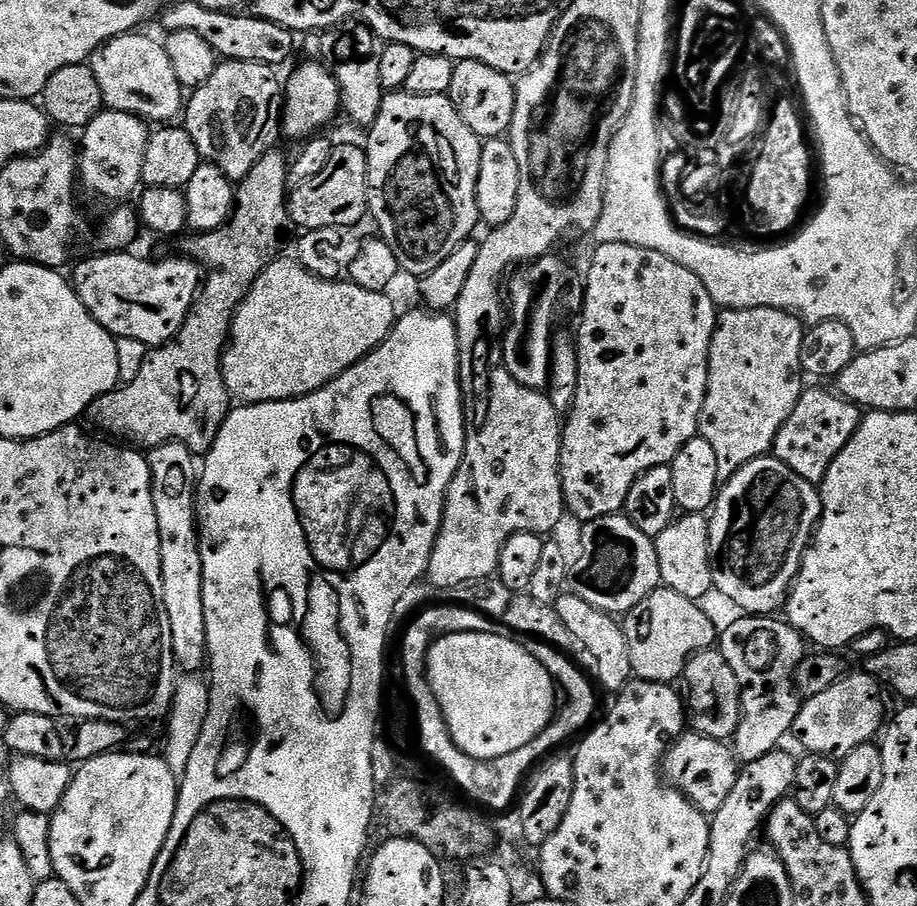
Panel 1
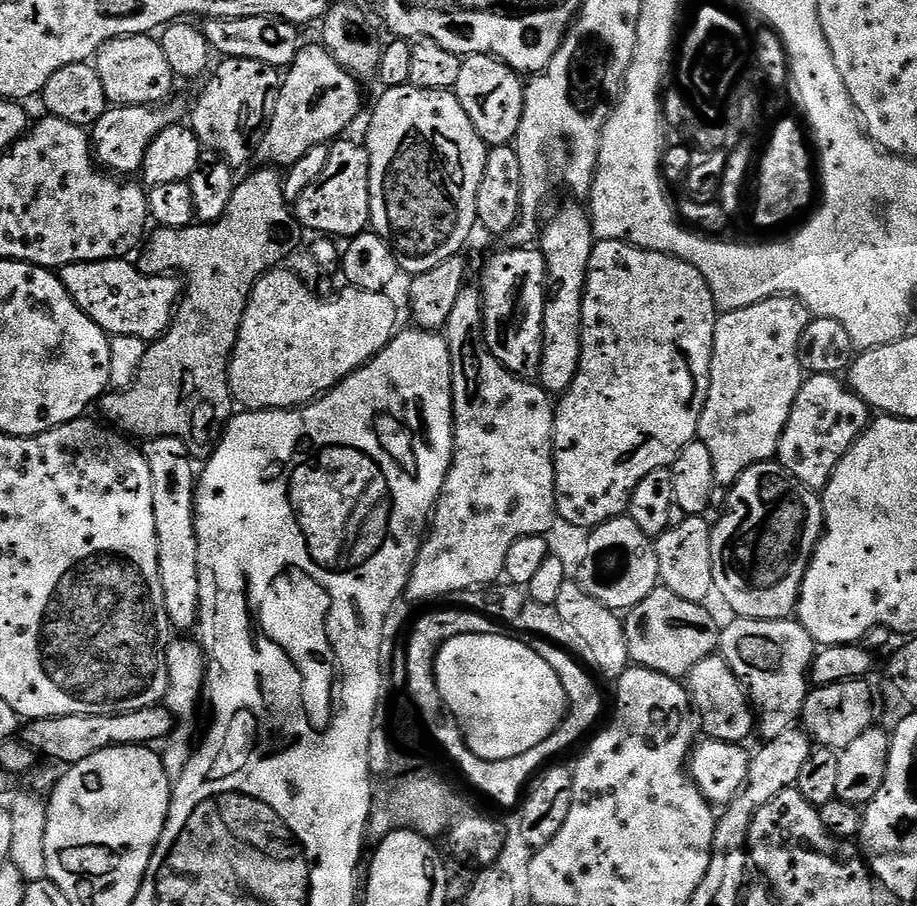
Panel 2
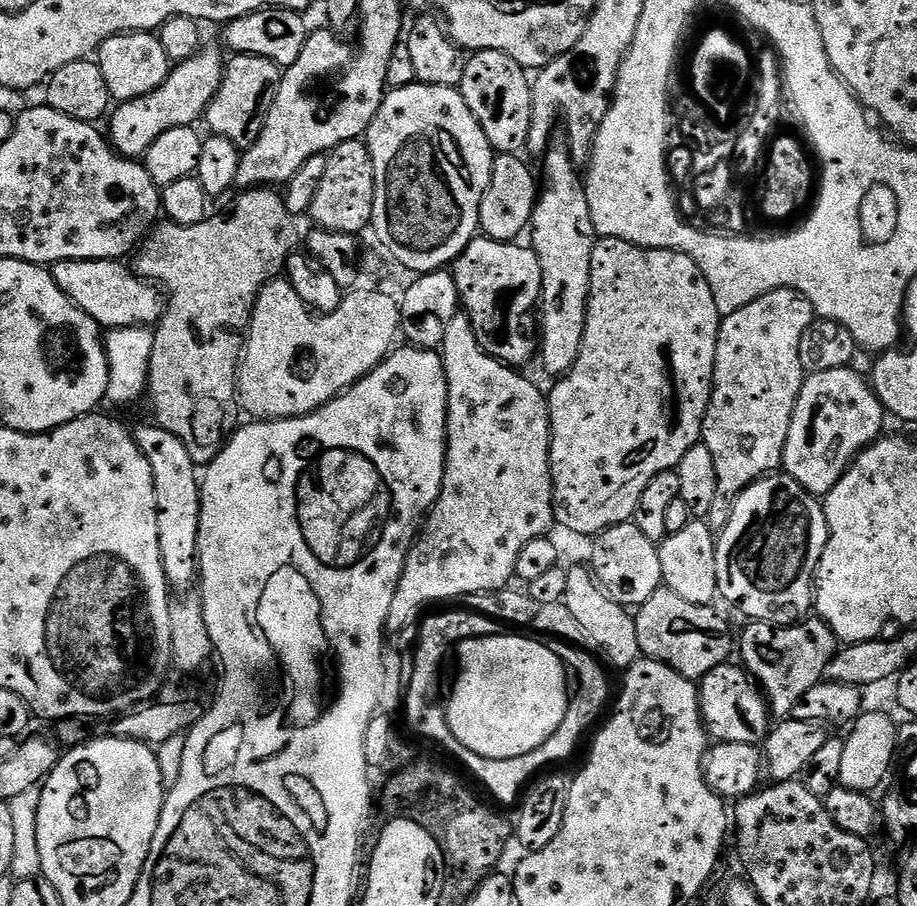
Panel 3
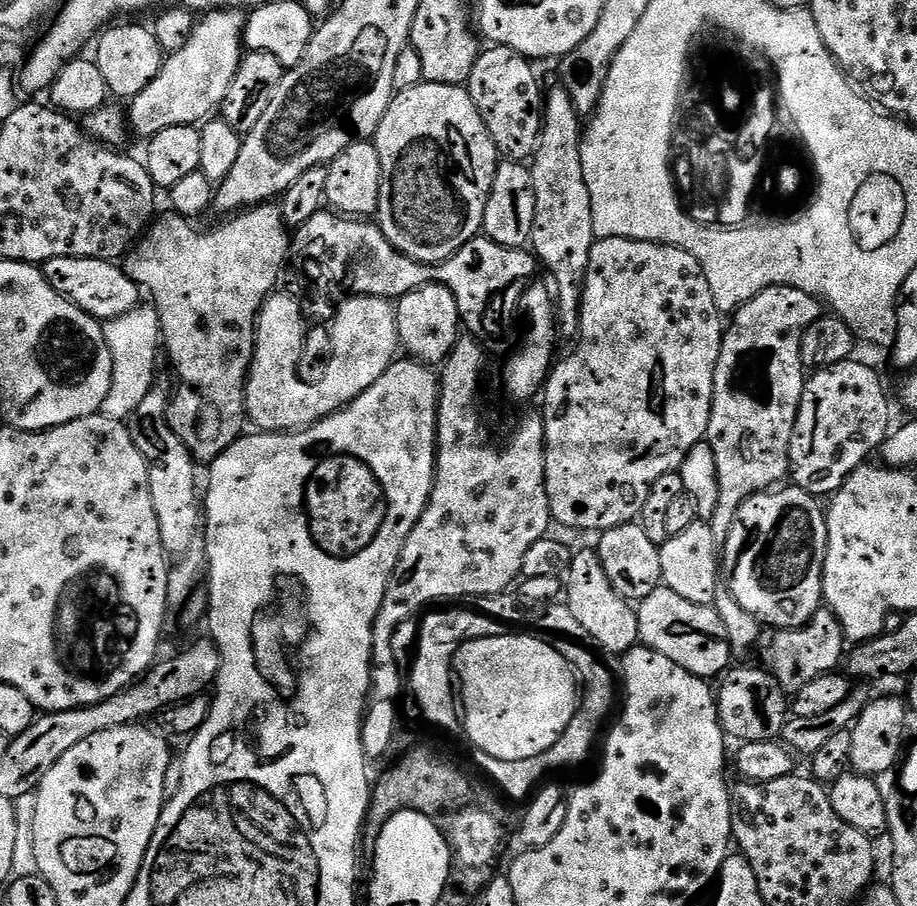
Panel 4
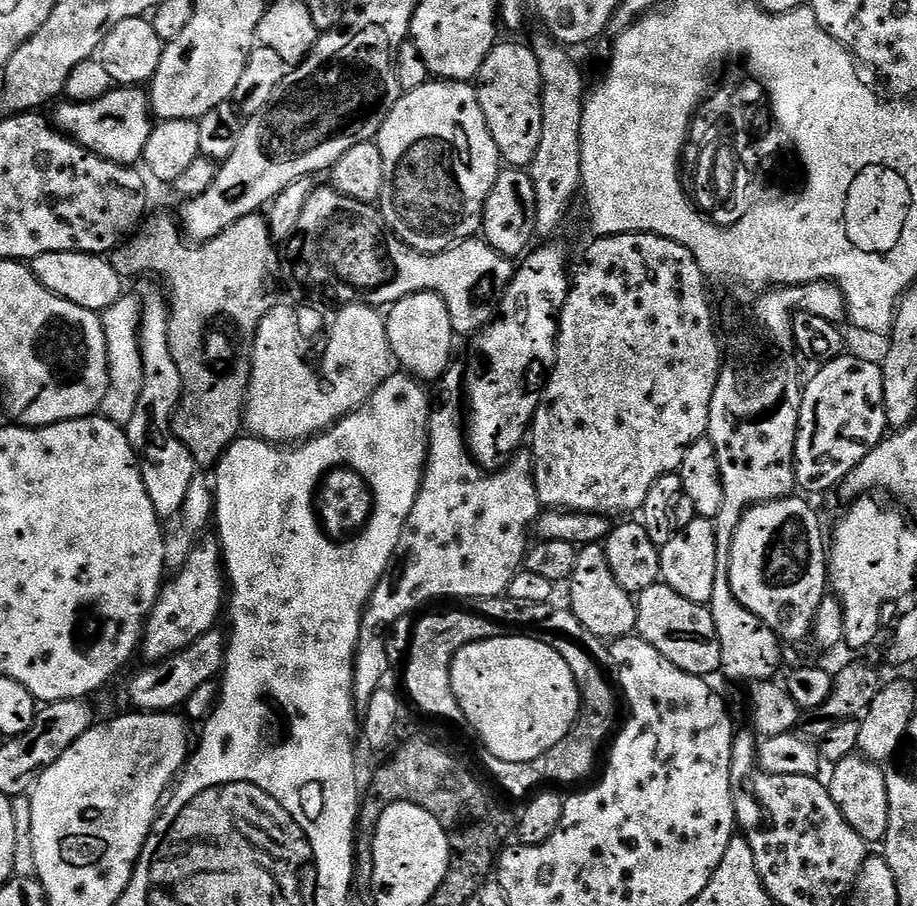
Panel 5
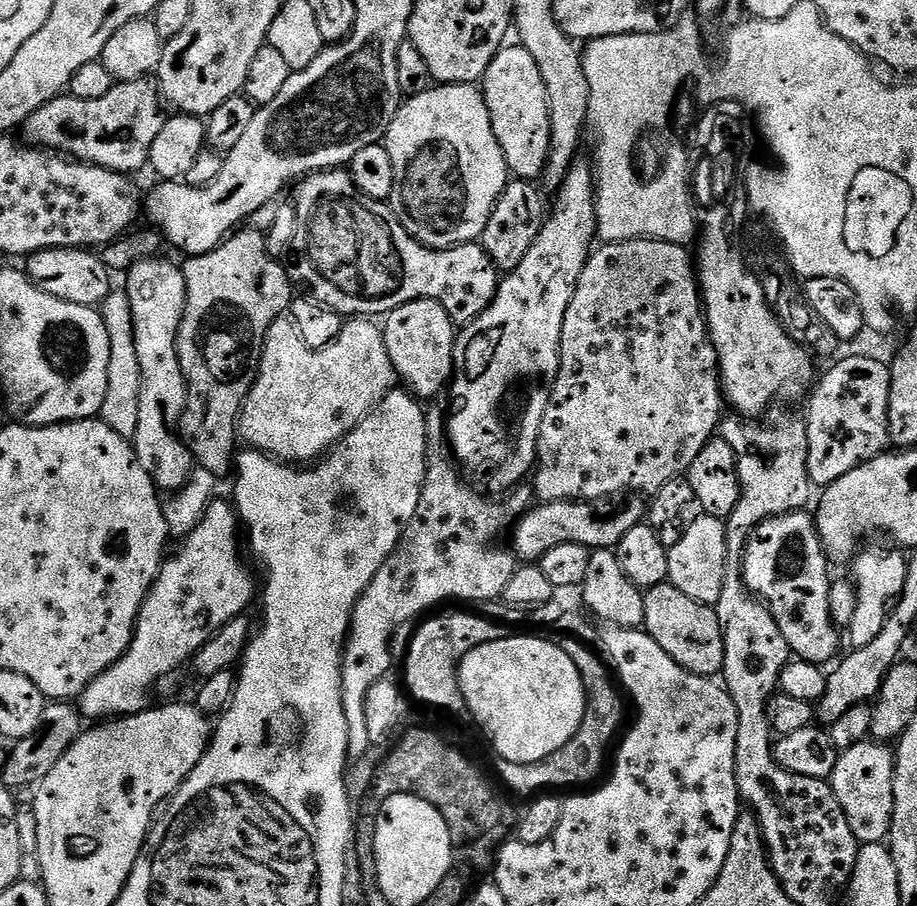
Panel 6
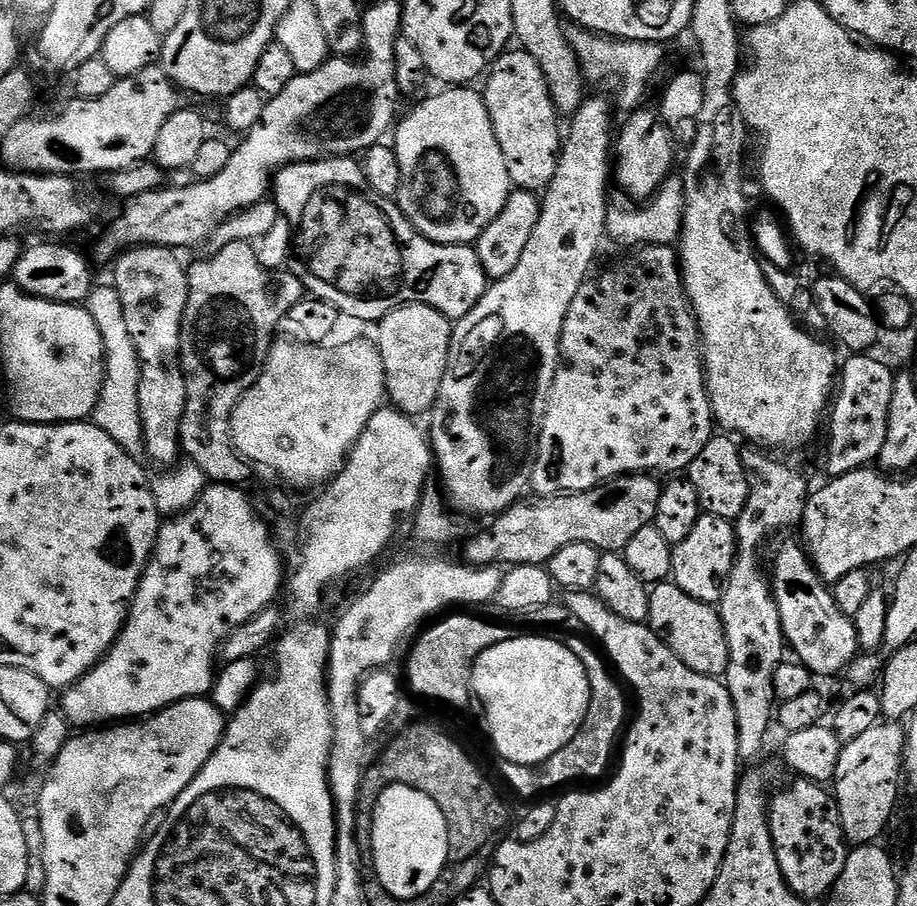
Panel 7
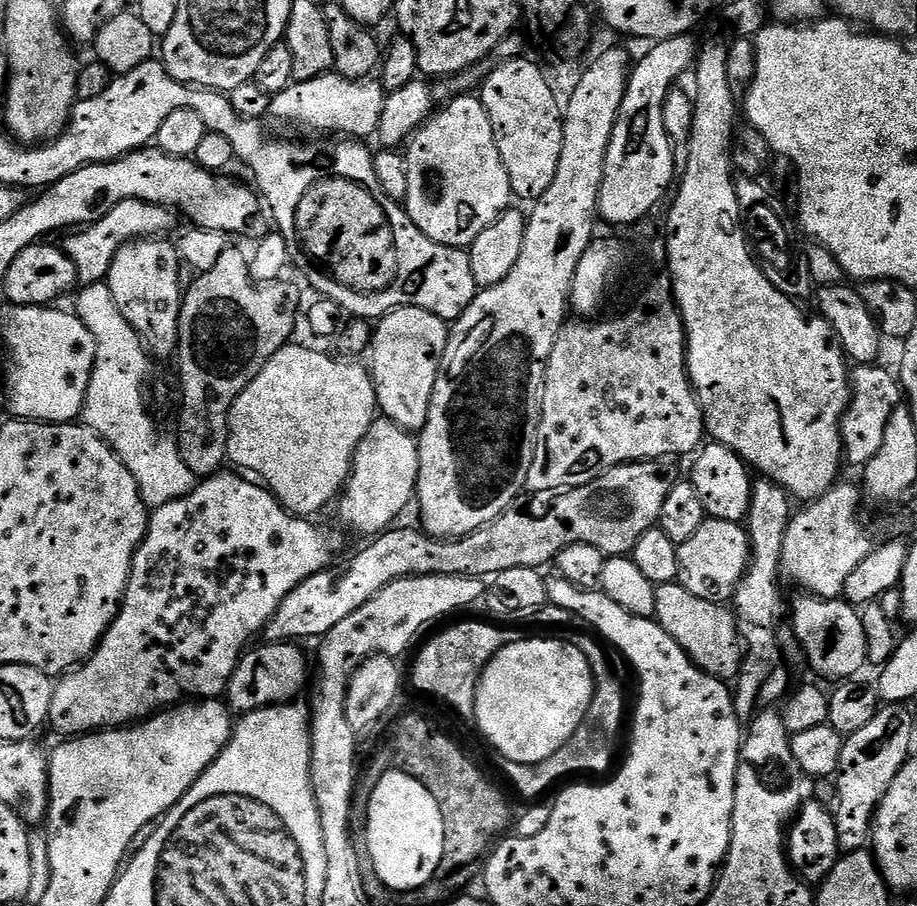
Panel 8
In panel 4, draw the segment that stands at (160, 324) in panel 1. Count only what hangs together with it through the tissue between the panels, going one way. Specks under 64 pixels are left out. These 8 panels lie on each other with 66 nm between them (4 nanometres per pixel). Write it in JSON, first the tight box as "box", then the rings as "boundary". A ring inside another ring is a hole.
{"box":[42,258,142,322],"boundary":[[[50,258],[42,271],[46,282],[58,290],[71,304],[77,304],[88,316],[95,320],[107,322],[126,314],[141,303],[142,289],[135,280],[124,272],[119,263],[110,260],[95,260],[94,258]]]}

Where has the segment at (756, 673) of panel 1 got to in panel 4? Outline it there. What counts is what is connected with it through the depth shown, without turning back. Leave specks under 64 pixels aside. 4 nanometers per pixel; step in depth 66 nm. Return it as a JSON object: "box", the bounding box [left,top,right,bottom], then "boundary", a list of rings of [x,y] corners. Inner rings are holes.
{"box":[762,606,846,694],"boundary":[[[826,606],[820,607],[804,627],[776,630],[771,635],[768,641],[763,641],[765,644],[762,664],[789,694],[802,690],[802,686],[806,686],[806,682],[814,682],[814,678],[837,671],[846,656],[842,626]]]}

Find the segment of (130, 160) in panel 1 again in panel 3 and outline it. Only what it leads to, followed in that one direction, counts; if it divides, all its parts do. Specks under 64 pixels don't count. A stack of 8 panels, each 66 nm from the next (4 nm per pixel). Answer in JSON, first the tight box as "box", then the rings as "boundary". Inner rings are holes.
{"box":[106,48,226,158],"boundary":[[[207,48],[195,52],[189,60],[183,60],[181,64],[175,65],[169,71],[166,82],[158,86],[158,90],[142,98],[123,101],[117,107],[120,109],[117,112],[115,109],[111,113],[112,125],[106,128],[106,136],[119,155],[143,158],[150,150],[150,146],[154,146],[154,142],[158,142],[158,138],[166,134],[166,130],[193,127],[197,123],[195,120],[199,116],[201,119],[207,113],[208,104],[222,82],[226,67],[225,57],[222,58],[214,49]]]}

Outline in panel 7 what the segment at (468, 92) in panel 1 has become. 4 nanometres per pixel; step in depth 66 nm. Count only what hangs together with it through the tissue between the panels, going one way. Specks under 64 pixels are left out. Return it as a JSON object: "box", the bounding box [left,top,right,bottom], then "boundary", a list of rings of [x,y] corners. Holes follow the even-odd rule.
{"box":[482,50,562,193],"boundary":[[[505,50],[501,56],[491,64],[491,71],[483,81],[482,95],[484,105],[490,114],[490,122],[494,126],[494,134],[498,138],[498,146],[502,146],[502,158],[506,158],[506,170],[510,174],[513,189],[522,192],[543,193],[550,186],[554,178],[554,170],[558,170],[560,150],[562,147],[562,117],[556,111],[554,102],[550,98],[550,90],[546,82],[546,74],[542,74],[542,66],[530,58],[522,50]]]}

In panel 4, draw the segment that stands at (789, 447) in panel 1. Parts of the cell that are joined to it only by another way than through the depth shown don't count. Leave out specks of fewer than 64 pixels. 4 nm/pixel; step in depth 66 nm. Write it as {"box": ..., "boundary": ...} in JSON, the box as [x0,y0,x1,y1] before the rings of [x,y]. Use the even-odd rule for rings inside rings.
{"box":[790,358,892,498],"boundary":[[[859,358],[843,360],[829,368],[813,371],[804,382],[802,402],[790,442],[791,483],[817,498],[828,498],[839,492],[840,487],[848,481],[849,474],[865,463],[871,457],[868,456],[871,452],[872,455],[879,453],[880,445],[890,435],[888,419],[891,416],[892,412],[888,409],[888,392],[884,389],[879,374],[870,365],[863,364]]]}

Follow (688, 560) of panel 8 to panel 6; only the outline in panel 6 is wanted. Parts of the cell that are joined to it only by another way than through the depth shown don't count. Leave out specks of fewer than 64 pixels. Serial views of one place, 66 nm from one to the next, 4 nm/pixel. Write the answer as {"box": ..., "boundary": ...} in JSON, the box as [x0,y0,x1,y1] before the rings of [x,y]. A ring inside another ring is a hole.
{"box":[667,516,728,606],"boundary":[[[694,516],[687,521],[682,538],[678,538],[678,542],[674,542],[674,546],[668,549],[667,583],[682,590],[686,598],[694,598],[694,602],[715,606],[718,598],[722,598],[722,586],[726,582],[728,526],[725,521],[713,516]]]}

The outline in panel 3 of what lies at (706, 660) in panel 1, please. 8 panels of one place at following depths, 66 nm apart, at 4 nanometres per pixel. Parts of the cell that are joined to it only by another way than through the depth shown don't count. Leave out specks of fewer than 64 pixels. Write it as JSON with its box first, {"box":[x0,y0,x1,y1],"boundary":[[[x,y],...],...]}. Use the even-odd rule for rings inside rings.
{"box":[699,662,774,745],"boundary":[[[729,662],[714,666],[699,681],[700,708],[704,714],[704,726],[713,741],[729,744],[763,745],[774,727],[774,717],[769,701],[759,684],[748,675],[739,663]]]}

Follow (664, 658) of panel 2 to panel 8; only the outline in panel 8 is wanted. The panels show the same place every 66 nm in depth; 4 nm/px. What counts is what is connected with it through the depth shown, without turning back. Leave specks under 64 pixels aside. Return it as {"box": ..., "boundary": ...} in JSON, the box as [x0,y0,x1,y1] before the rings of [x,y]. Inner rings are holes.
{"box":[656,582,745,682],"boundary":[[[678,582],[662,584],[656,589],[656,623],[682,646],[682,650],[701,668],[707,676],[715,676],[725,682],[735,681],[744,663],[745,651],[741,647],[740,631],[736,625],[736,614],[731,607],[706,602],[690,594]]]}

